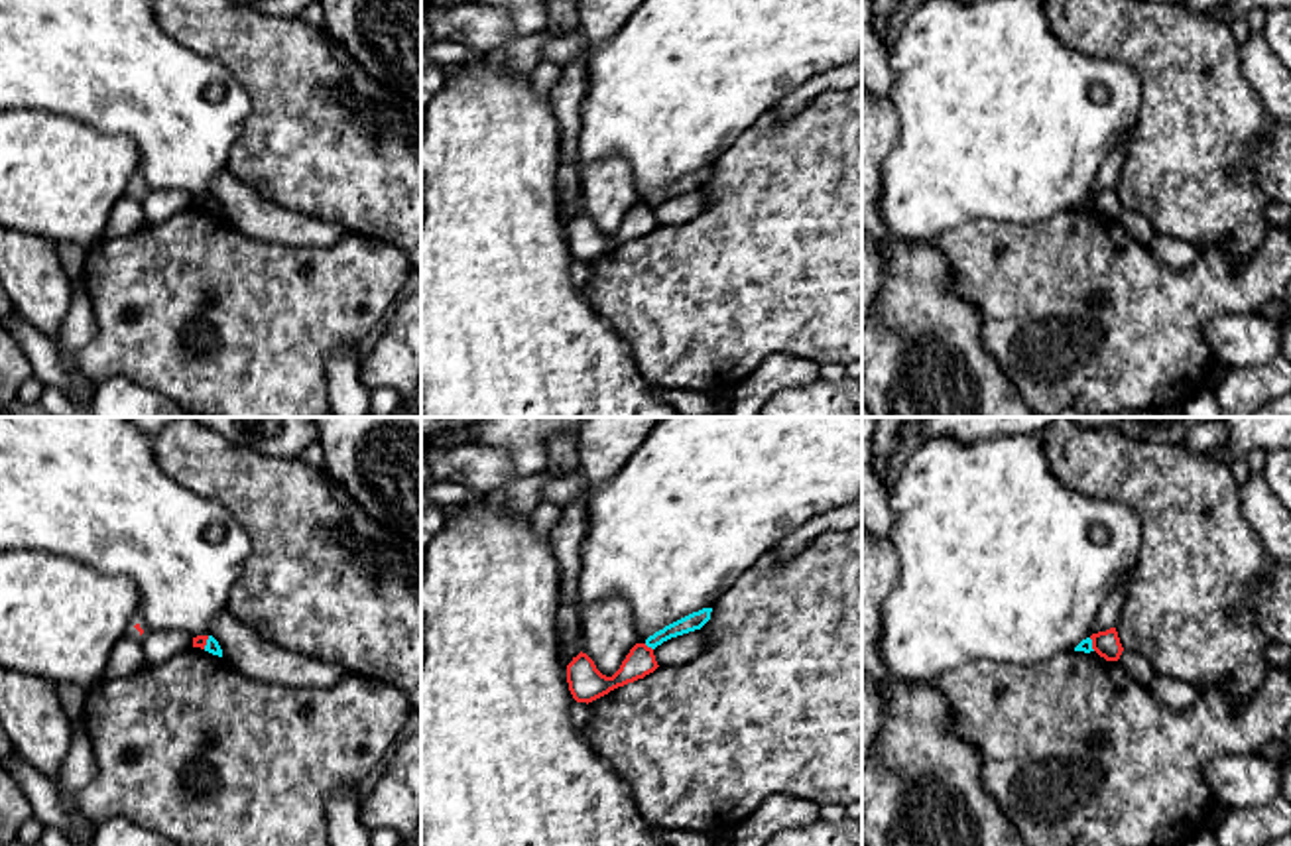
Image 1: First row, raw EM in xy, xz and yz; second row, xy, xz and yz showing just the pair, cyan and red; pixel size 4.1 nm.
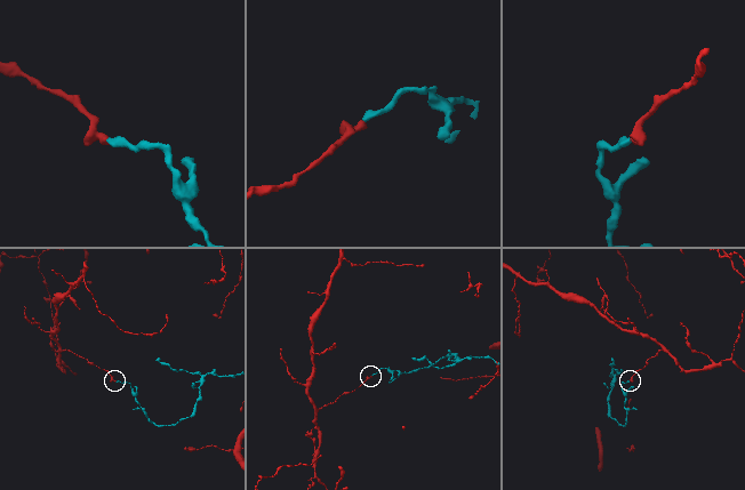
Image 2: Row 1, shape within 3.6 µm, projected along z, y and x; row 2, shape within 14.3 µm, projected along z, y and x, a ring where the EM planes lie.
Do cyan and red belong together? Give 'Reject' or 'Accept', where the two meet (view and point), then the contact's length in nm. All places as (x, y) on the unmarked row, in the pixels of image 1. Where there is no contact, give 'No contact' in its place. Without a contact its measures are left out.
Reject. Touches cyan at xz (648, 205). Shared border 50 nm

